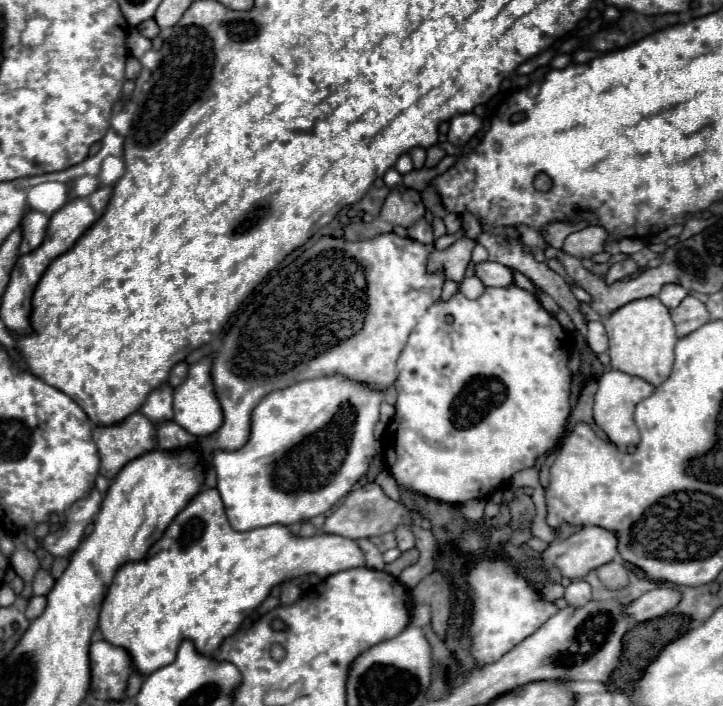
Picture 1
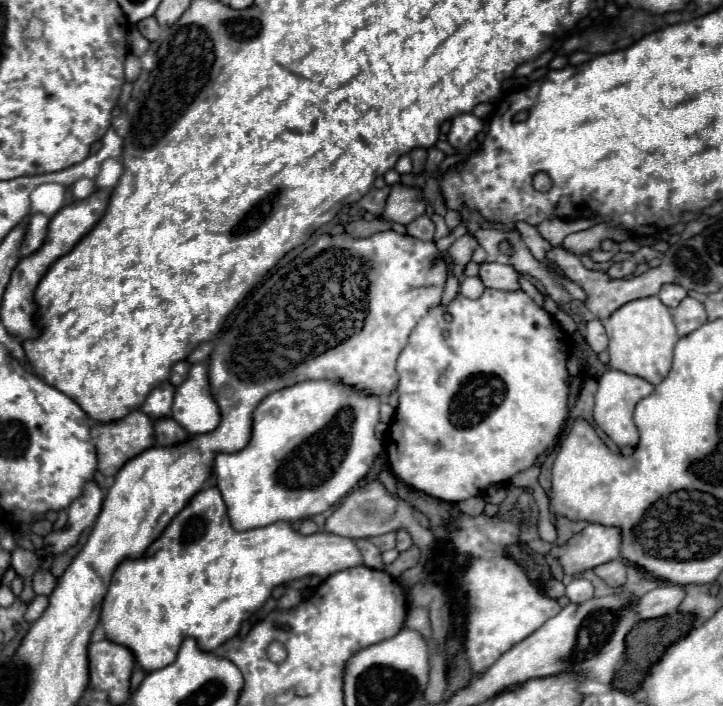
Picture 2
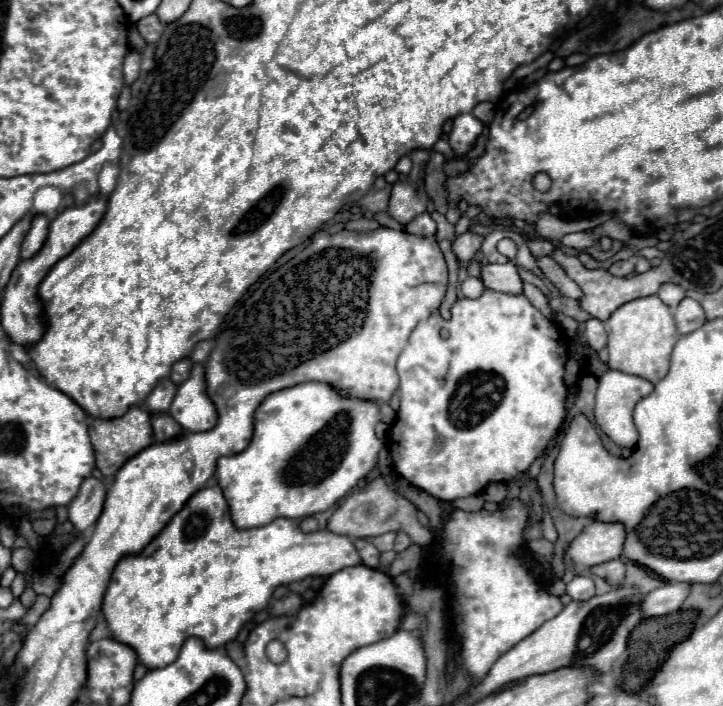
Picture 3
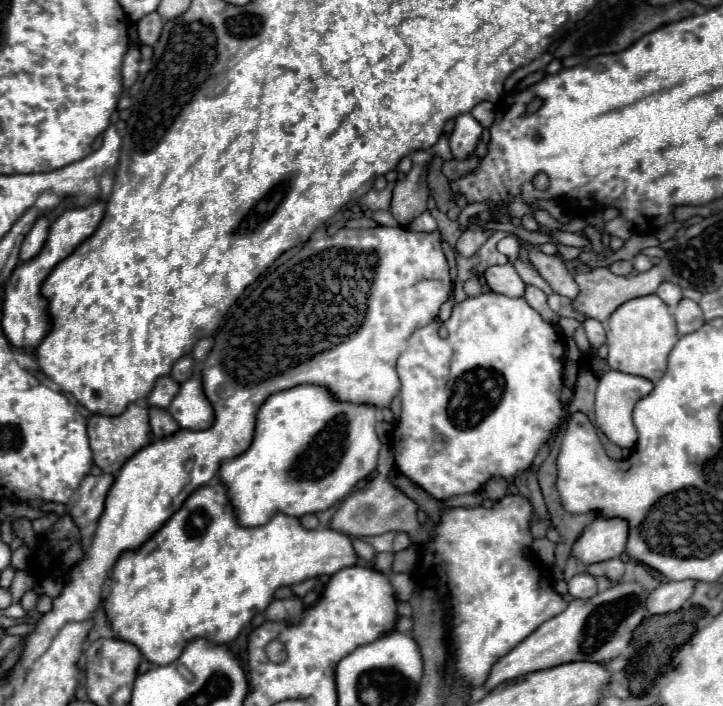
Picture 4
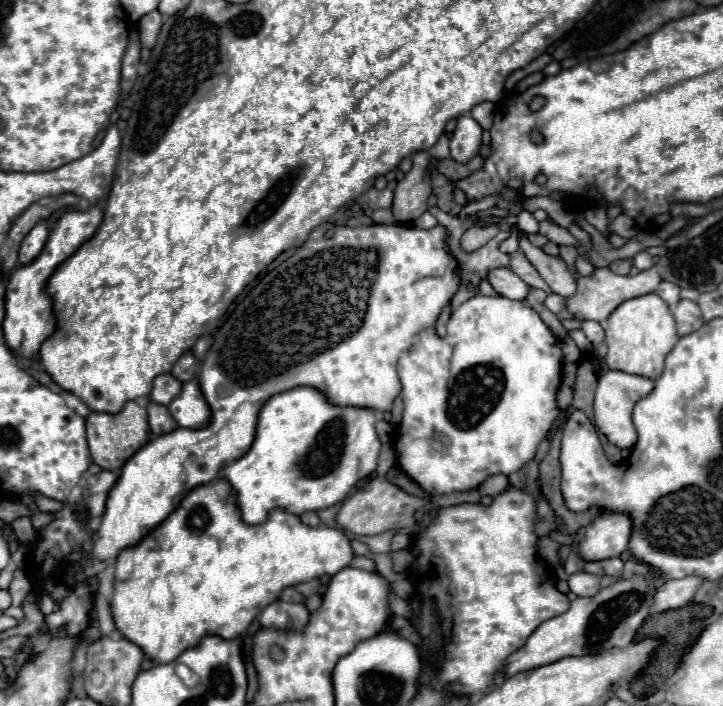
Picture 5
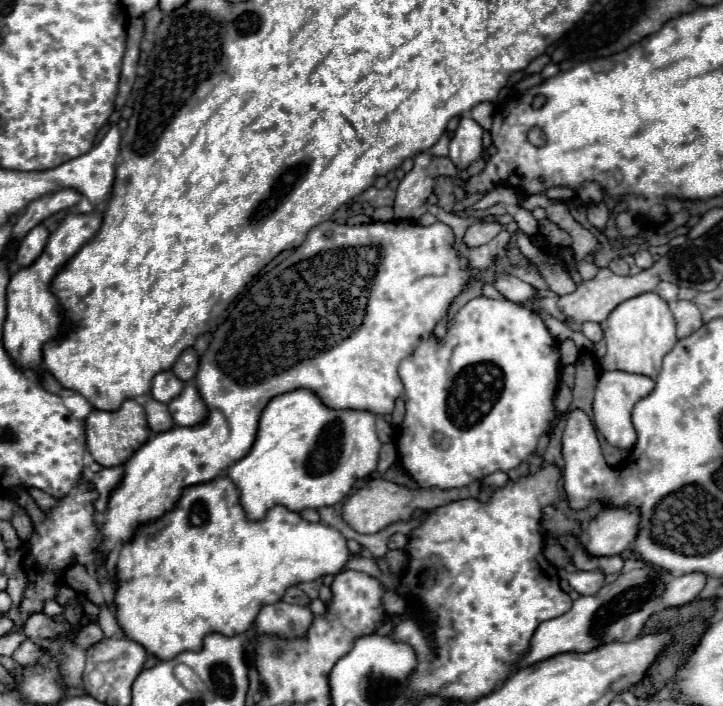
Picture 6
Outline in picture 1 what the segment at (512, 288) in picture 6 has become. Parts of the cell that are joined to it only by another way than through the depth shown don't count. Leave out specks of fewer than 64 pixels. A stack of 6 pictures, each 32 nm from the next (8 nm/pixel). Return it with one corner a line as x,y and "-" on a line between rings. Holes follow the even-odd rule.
482,262
482,264
476,264
476,276
484,282
484,286
492,286
492,288
508,288
508,286
514,286
512,268
502,266
498,262

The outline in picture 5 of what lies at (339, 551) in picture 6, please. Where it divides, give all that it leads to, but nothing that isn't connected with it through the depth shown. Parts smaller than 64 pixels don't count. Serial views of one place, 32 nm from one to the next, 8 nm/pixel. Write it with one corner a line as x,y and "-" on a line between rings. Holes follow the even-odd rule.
218,478
216,482
192,488
182,498
180,506
162,524
152,528
136,546
120,550
118,562
116,562
116,574
114,574
114,598
110,602
110,608
112,608
112,616
114,616
114,622
116,622
116,628
122,632
122,636
132,640
134,644
138,644
148,658
152,658
152,660
156,660
160,664
166,664
166,662
176,660
176,656
180,656
184,650
196,648
206,634
218,634
218,636
228,638
228,640
236,638
238,634
242,634
252,624
252,620
260,614
260,608
266,608
268,604
278,600
278,594
284,588
300,584
300,582
308,582
308,580
314,580
314,578
320,578
324,574
334,576
336,572
346,568
352,562
352,558
354,558
354,554
352,554
352,548
350,548
350,540
338,528
306,526
296,514
290,514
290,512
286,512
282,508
272,510
264,524
246,524
242,520
242,516
240,516
238,506
236,506
236,494
234,494
230,482
226,478

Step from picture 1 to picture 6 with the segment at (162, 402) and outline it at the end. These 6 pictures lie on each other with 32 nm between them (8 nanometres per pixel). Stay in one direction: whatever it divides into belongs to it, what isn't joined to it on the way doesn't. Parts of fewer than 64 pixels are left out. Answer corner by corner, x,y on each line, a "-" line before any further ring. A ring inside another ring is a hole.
164,370
160,374
154,376
152,380
152,396
164,404
168,404
172,398
176,398
184,388
184,382
172,372
172,370

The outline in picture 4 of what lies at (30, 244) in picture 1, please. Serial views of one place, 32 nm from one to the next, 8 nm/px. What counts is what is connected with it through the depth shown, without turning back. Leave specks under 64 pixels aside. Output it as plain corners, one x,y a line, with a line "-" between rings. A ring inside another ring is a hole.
42,216
40,220
36,220
34,228
28,232
28,236
26,236
24,242
22,242
22,248
20,248
20,262
32,260
32,258
40,252
40,248
44,246
46,236
48,236
48,218

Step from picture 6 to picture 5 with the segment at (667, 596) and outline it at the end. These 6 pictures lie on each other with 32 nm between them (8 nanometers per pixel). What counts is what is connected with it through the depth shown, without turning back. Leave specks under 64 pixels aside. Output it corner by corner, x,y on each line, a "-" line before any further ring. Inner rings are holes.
686,576
686,578
678,578
678,580
668,580
658,592
656,592
656,604
654,604
654,612
664,612
664,610
674,610
674,608
682,608
688,602
692,602
694,594
698,592
698,588
704,584
704,580
700,576

